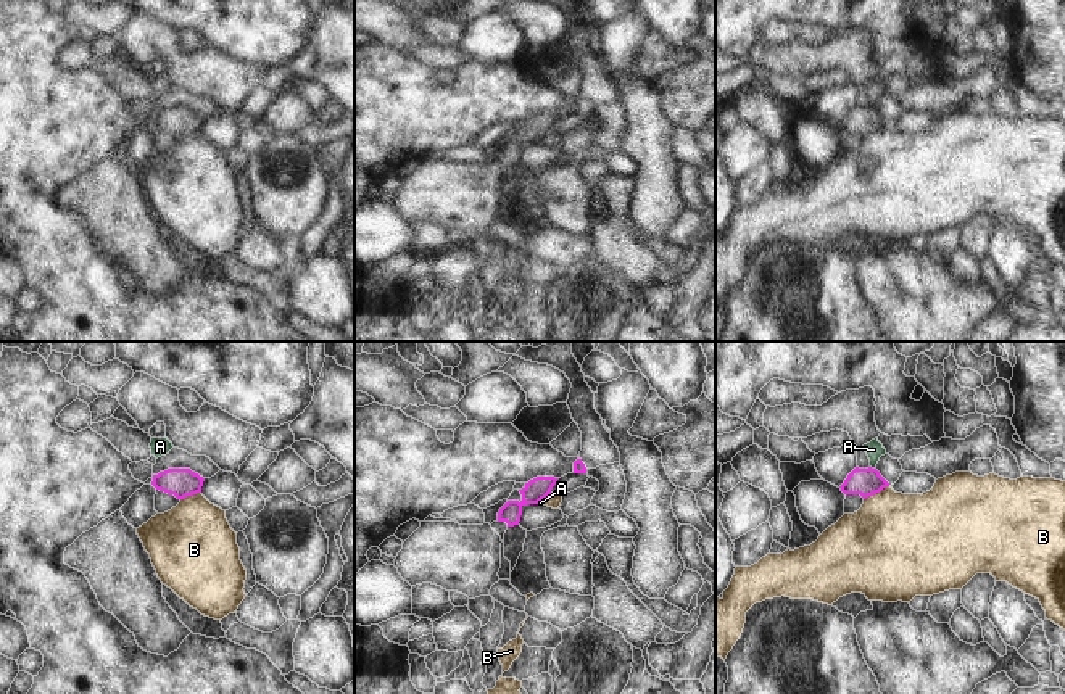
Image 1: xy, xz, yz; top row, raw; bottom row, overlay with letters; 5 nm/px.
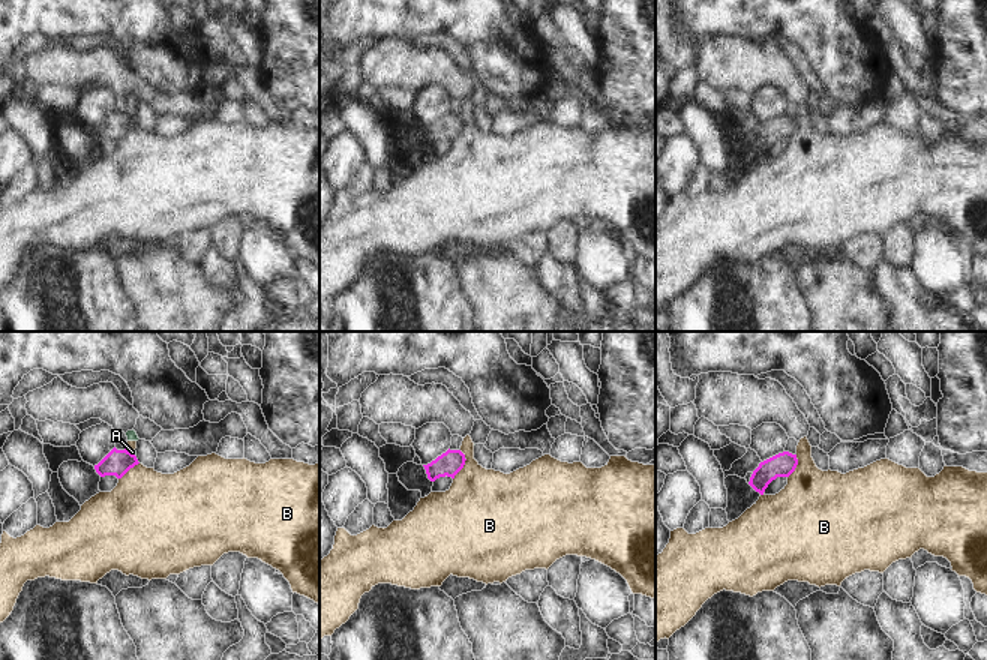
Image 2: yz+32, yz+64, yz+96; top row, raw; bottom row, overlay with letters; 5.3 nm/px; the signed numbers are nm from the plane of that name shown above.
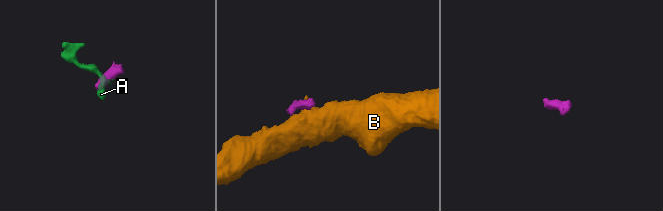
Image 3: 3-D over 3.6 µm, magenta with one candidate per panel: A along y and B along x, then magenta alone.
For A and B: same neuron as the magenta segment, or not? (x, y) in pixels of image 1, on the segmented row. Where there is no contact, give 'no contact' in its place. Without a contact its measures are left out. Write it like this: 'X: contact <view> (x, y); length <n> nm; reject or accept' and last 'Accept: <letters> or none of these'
A: contact yz (874, 469); length 40 nm; reject
B: contact yz (875, 493); length 150 nm; reject
Accept: none of these

